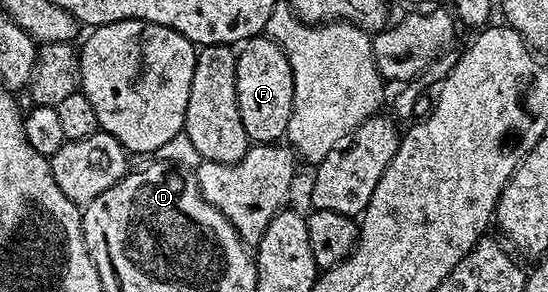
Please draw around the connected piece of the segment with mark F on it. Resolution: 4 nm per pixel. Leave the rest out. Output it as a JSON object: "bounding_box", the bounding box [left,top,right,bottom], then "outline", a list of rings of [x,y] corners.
{"bounding_box":[237,35,295,142],"outline":[[[260,35],[244,49],[247,50],[239,57],[237,89],[245,129],[252,142],[278,142],[280,139],[286,138],[287,128],[295,112],[294,71],[291,69],[287,53],[278,41],[270,36]]]}

